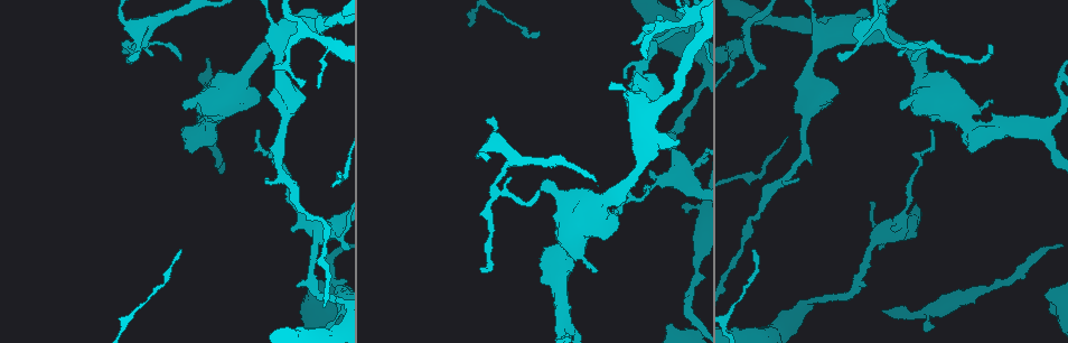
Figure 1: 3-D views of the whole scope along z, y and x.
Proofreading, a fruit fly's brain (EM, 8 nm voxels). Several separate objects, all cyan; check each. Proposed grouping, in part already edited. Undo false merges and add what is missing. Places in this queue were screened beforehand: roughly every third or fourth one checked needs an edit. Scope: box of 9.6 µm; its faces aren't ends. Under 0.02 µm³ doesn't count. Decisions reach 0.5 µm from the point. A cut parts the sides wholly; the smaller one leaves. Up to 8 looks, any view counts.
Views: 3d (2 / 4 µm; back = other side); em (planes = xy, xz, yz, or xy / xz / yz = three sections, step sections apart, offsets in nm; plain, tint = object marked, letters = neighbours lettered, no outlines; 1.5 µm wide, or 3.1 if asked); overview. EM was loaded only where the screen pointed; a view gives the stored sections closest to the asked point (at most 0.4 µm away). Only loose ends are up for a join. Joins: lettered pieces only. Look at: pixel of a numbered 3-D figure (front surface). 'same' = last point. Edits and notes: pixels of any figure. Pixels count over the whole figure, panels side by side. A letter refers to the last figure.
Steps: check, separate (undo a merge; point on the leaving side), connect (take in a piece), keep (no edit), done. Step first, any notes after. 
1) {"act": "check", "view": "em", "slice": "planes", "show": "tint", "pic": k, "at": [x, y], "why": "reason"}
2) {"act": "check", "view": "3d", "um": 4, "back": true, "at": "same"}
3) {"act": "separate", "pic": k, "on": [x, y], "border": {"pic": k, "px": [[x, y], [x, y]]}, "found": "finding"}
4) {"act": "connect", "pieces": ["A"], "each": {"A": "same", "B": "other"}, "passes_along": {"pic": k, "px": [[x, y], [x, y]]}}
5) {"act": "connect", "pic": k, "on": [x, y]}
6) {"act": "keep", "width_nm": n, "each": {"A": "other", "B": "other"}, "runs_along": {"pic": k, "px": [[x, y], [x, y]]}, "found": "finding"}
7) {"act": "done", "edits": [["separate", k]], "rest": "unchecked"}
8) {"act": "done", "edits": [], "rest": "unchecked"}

{"act": "check", "view": "em", "slice": "xz", "step": 8, "show": "tint", "pic": 1, "at": [494, 192], "why": "arms part here"}

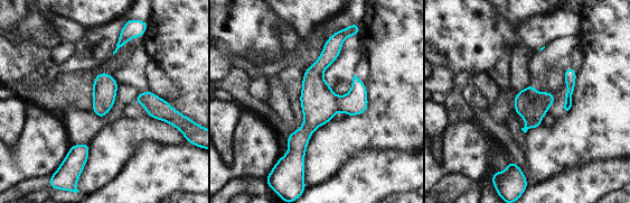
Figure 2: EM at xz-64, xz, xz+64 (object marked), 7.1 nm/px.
{"act": "check", "view": "em", "slice": "planes", "show": "letters", "at": "same", "why": "cut it another way"}

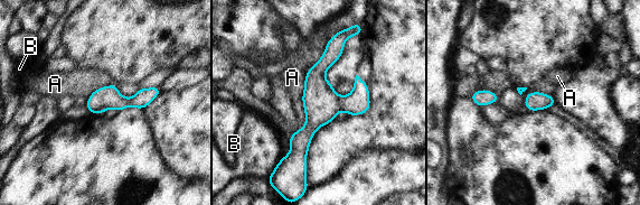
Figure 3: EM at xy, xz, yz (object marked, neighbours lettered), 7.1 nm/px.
{"act": "keep", "each": {"A": "other", "B": "other"}, "runs_along": {"pic": 3, "px": [[339, 35], [317, 72], [302, 164]]}, "found": "one cell here"}

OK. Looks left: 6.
{"act": "check", "view": "3d", "um": 2, "pic": 1, "at": [842, 60], "why": "tapers out"}

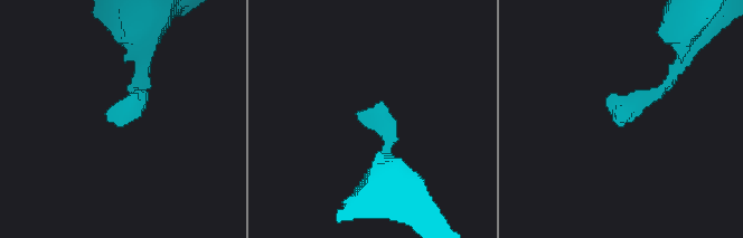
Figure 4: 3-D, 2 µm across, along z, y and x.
{"act": "check", "view": "em", "slice": "planes", "show": "letters", "pic": 4, "at": [358, 111], "why": "now the EM"}

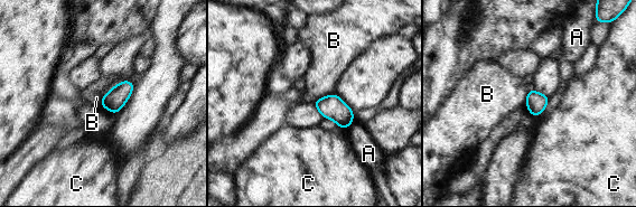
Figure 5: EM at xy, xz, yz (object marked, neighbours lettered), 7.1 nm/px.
{"act": "keep", "width_nm": 150, "each": {"A": "other", "B": "other", "C": "other"}, "border": {"pic": 5, "px": [[334, 92], [320, 96], [312, 102]]}, "found": "none of them fits"}

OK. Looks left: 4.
{"act": "check", "view": "em", "slice": "xz", "step": 4, "show": "plain", "pic": 1, "at": [595, 271], "why": "thick end"}

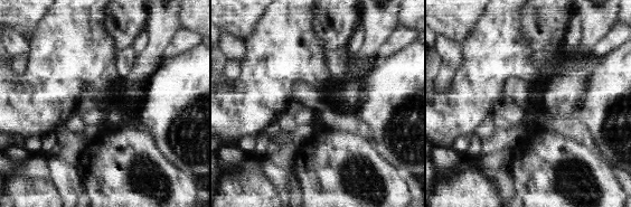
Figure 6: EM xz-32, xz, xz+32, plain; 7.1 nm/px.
{"act": "check", "view": "em", "slice": "xz", "step": 4, "show": "letters", "at": "same"}

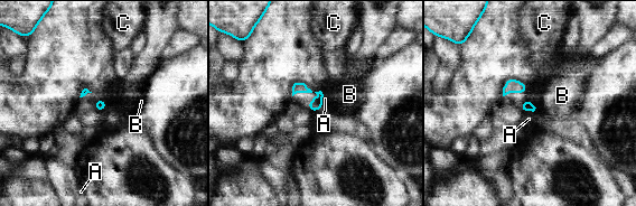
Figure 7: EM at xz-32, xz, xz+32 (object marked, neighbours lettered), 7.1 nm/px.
{"act": "keep", "each": {"A": "other", "B": "other", "C": "other"}, "border": {"pic": 7, "px": [[526, 110], [532, 112]]}, "found": "none of them fits"}

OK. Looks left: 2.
{"act": "done", "edits": [], "rest": "unchecked"}

